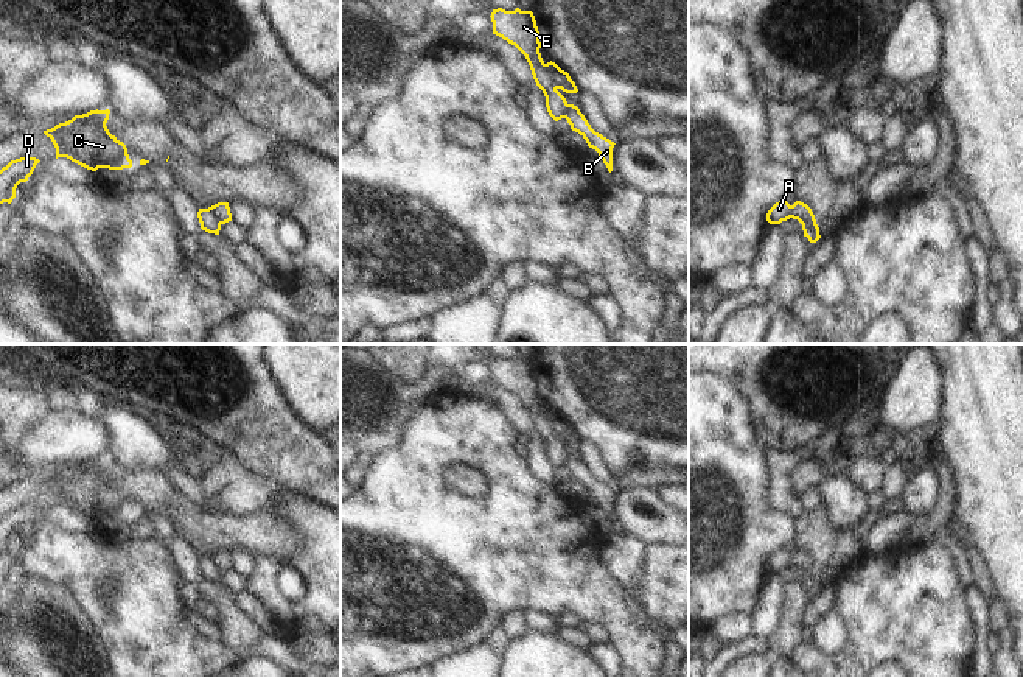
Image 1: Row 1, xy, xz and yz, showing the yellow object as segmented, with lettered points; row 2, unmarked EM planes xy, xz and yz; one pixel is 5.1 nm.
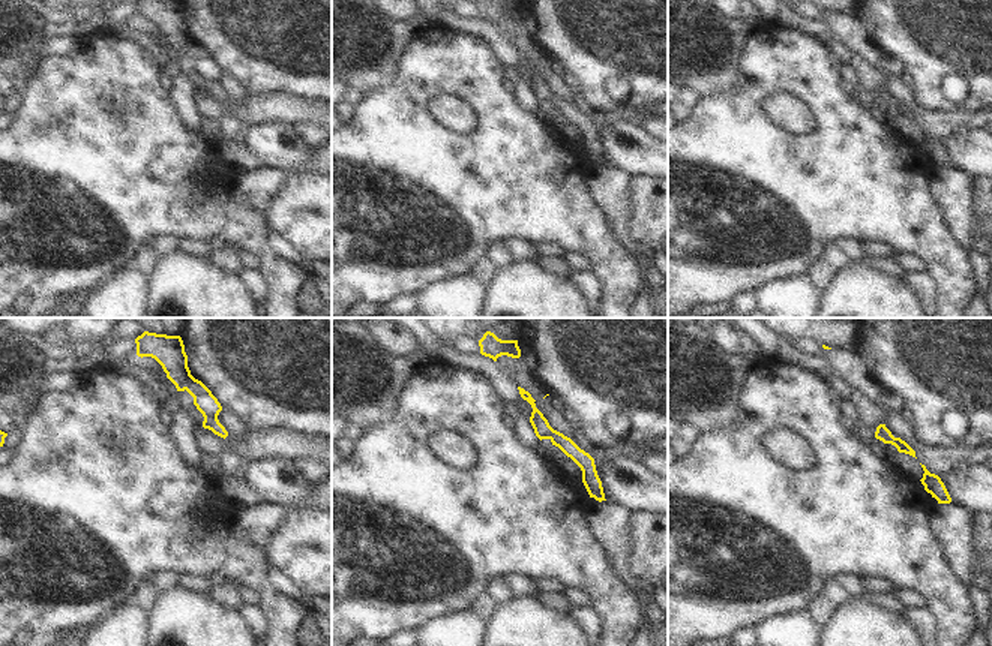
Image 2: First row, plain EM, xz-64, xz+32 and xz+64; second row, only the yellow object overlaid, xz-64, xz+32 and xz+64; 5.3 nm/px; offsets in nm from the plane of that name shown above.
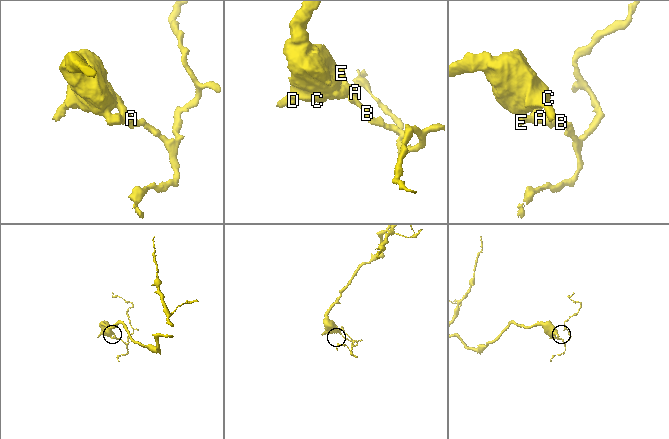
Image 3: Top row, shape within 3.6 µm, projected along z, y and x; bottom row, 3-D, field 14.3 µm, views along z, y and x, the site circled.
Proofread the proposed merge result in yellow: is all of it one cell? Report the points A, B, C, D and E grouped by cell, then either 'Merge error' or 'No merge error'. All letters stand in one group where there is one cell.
Groups: A B / C D E. Merge error

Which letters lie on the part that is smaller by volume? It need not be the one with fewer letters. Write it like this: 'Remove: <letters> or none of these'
Remove: A, B

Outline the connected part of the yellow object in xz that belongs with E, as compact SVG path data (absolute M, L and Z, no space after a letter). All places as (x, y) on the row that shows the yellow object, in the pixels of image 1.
M502 8L491 12L493 34L515 45L527 59L536 86L546 96L549 115L558 121L564 118L567 101L552 82L546 64L541 58L539 31L532 11L505 11Z

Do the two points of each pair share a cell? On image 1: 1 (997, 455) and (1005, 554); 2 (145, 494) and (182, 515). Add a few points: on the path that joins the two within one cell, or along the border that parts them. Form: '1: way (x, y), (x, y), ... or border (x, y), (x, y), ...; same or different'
1: way (1005, 480), (1005, 529); same
2: way (156, 494), (165, 494), (176, 505); same

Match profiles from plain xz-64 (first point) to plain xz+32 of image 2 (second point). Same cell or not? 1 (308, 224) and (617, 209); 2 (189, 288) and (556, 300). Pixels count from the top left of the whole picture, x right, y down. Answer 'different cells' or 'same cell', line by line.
1: different cells
2: same cell

